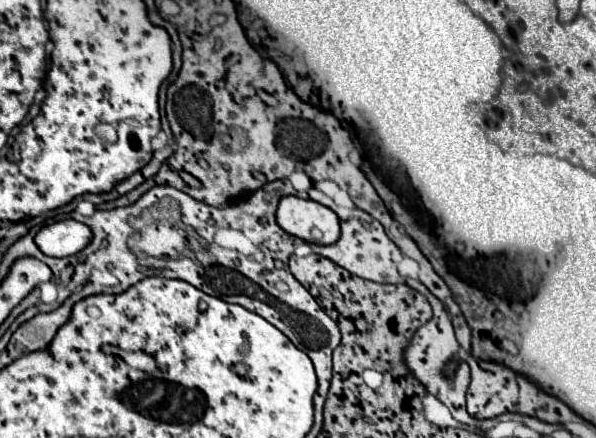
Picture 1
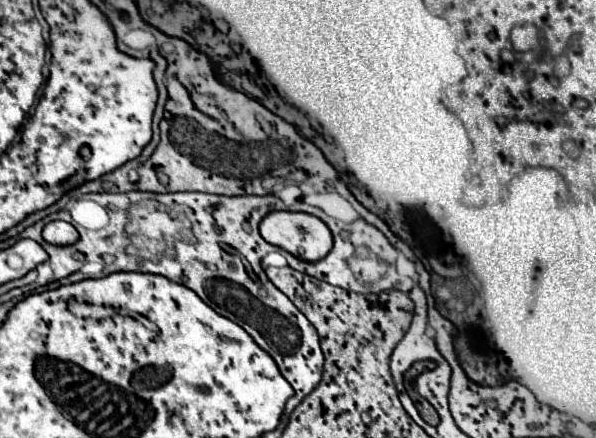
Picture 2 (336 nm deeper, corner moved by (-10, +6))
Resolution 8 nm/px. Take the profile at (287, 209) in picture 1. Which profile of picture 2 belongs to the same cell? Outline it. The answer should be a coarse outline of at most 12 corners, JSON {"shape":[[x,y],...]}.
{"shape":[[274,212],[260,236],[304,262],[318,262],[332,248],[320,218]]}

